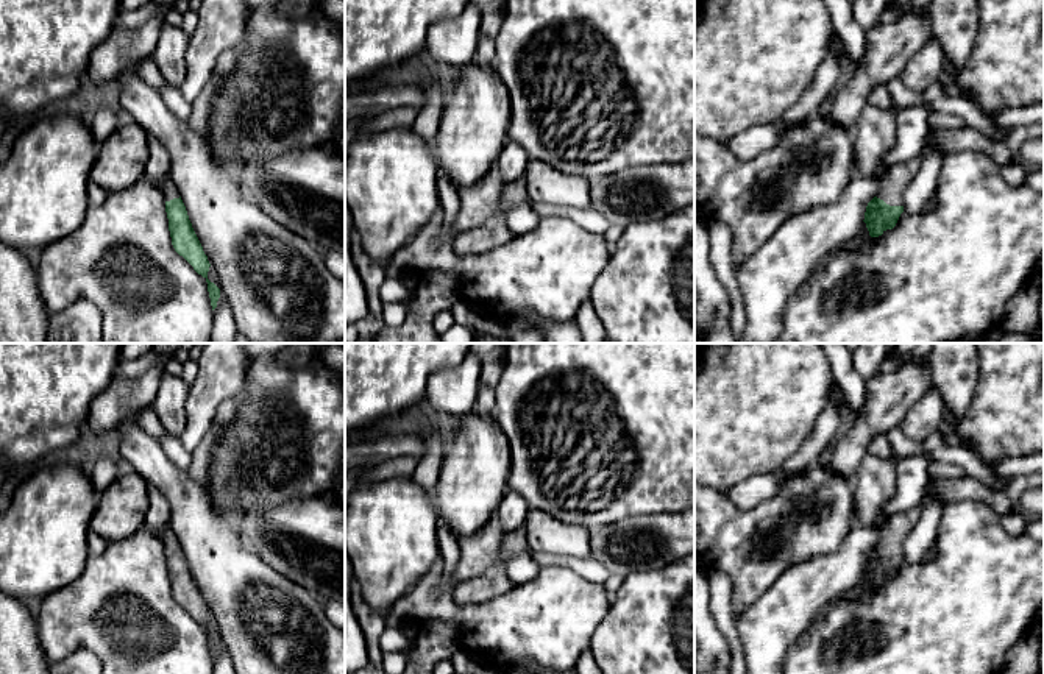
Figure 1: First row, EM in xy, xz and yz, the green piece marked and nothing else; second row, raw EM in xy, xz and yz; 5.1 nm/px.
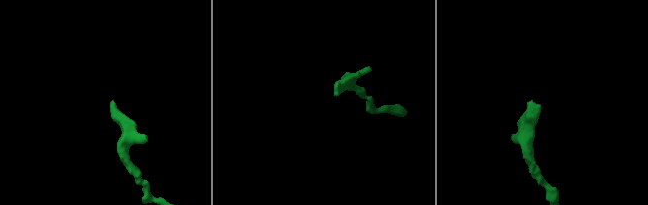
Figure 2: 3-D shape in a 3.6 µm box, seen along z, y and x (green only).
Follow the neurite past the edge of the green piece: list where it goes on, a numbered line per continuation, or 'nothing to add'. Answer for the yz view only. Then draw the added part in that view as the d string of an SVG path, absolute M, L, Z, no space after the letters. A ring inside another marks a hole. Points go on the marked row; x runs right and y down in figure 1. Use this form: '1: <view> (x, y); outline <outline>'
1: yz (894, 181); outline M913 158L891 167L882 179L877 192L877 198L883 200L890 206L902 206L902 195L907 186L913 181L921 168L921 159Z

